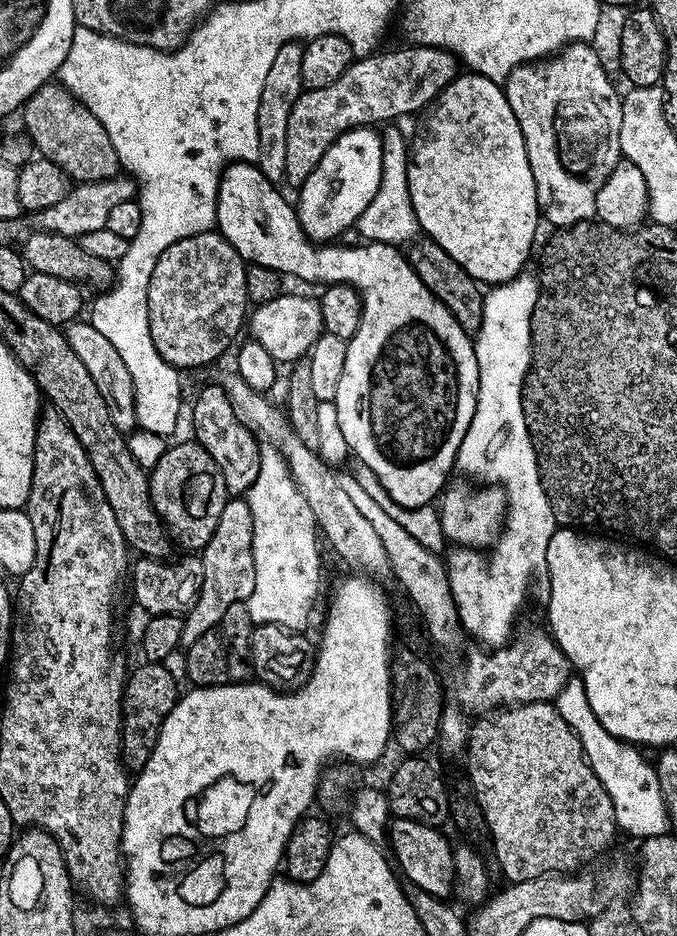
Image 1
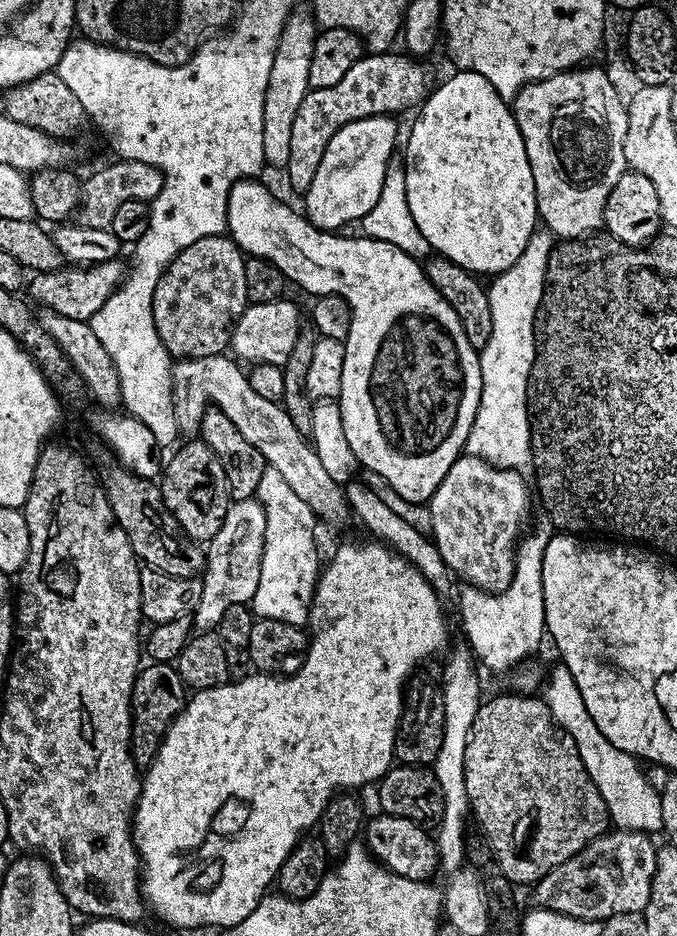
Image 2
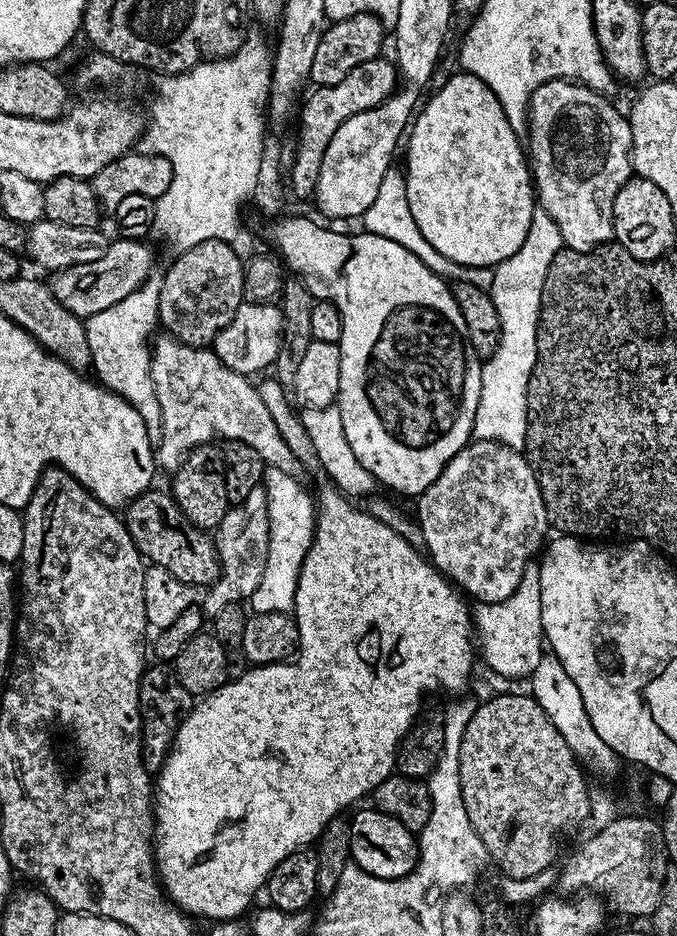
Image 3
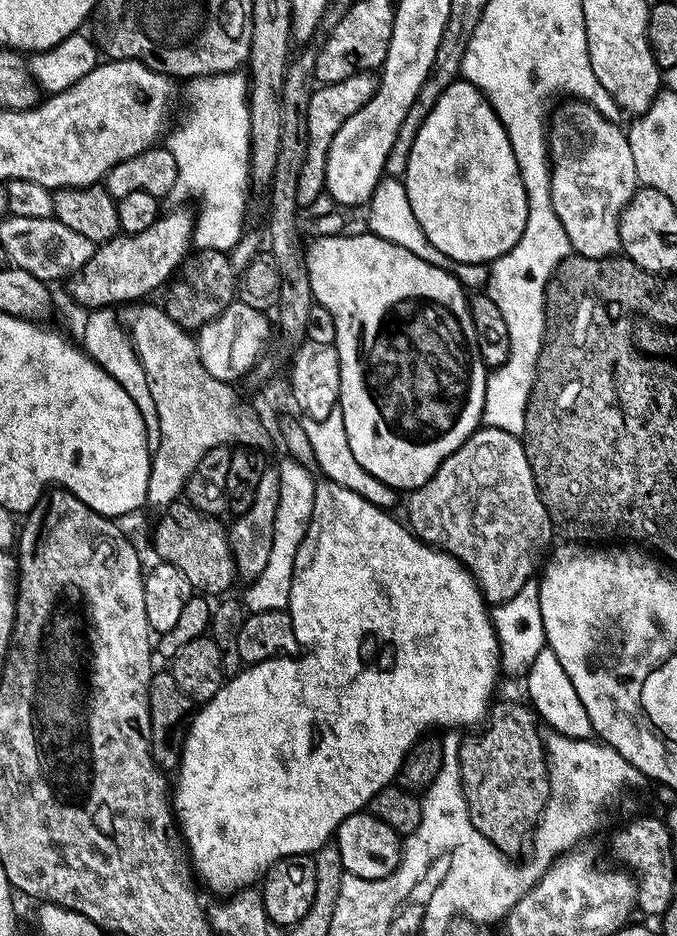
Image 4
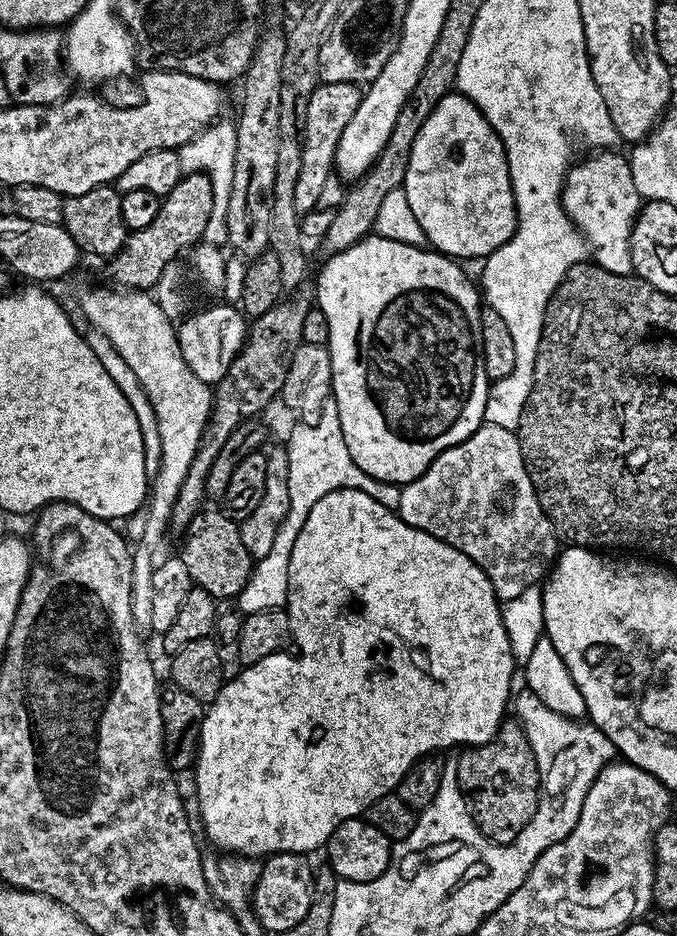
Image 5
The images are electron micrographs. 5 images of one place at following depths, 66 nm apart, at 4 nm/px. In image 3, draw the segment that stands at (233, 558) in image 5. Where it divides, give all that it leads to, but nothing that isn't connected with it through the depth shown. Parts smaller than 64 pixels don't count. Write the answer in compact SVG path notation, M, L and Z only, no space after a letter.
M156 491L143 492L126 505L126 523L134 546L149 565L170 570L174 578L187 584L211 586L220 576L220 559L216 553L215 539L205 529L190 522L190 518L182 514L167 491Z

